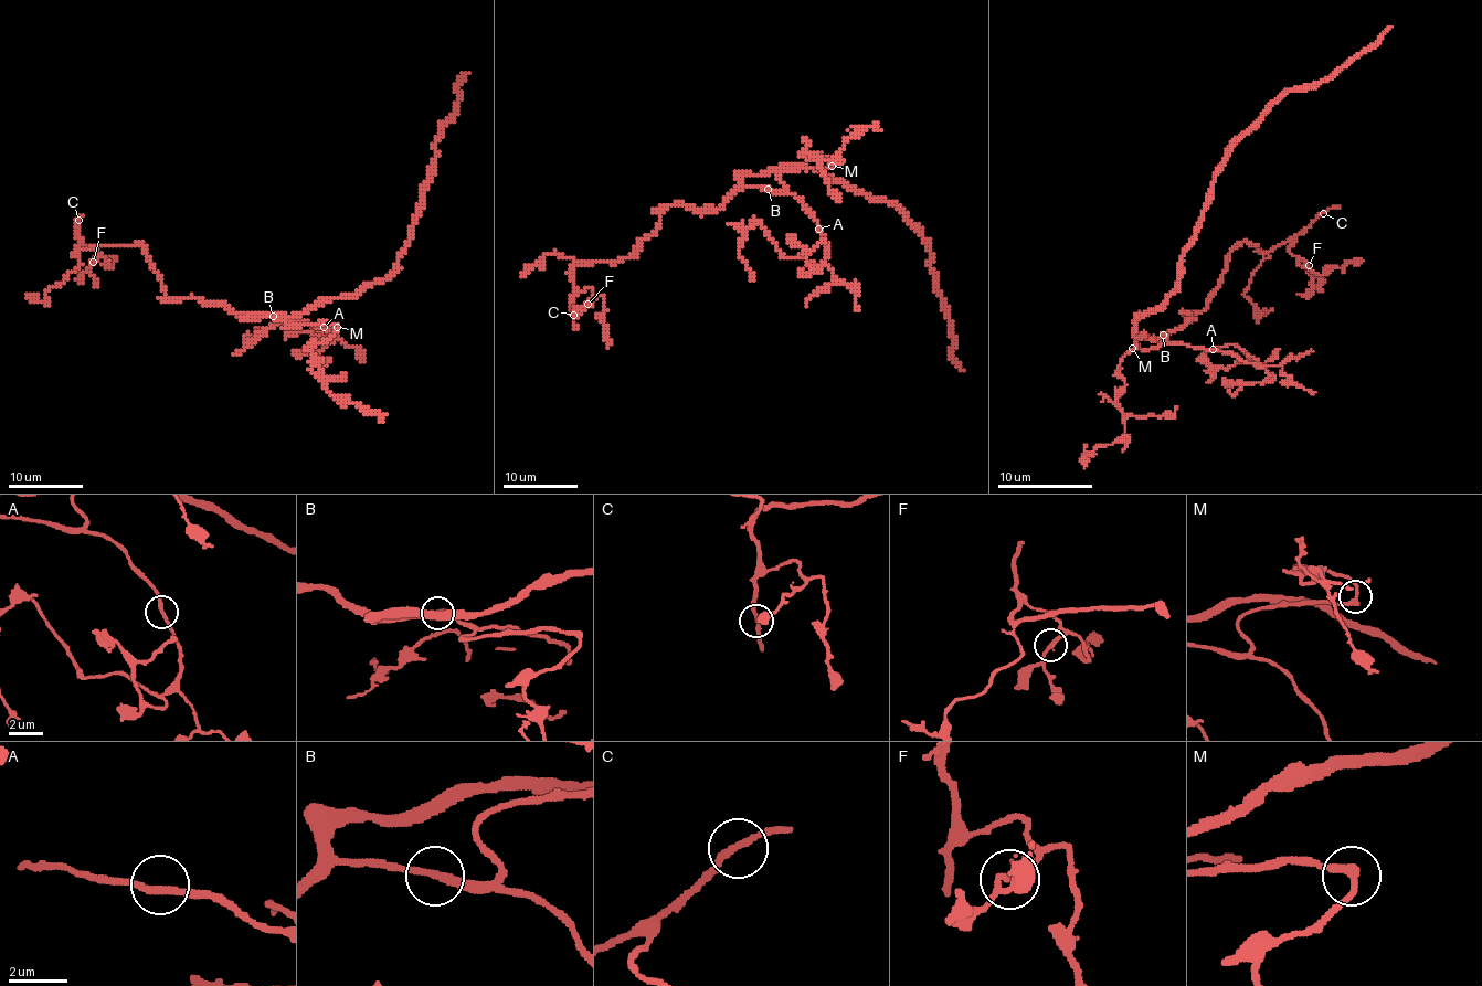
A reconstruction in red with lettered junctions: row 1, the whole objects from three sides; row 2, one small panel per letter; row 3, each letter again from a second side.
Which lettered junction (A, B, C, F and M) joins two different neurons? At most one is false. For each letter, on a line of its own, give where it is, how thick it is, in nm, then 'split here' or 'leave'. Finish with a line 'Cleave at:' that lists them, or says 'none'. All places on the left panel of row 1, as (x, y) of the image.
A: at (324, 327); 220 nm thick; leave
B: at (273, 316); 240 nm thick; leave
C: at (78, 220); 240 nm thick; leave
F: at (93, 262); 220 nm thick; leave
M: at (337, 327); 240 nm thick; leave
Cleave at: none

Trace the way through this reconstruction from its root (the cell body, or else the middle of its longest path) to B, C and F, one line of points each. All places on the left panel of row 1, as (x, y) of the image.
B: (292, 316), (247, 318), (273, 316)
C: (292, 316), (240, 318), (222, 305), (166, 299), (141, 243), (76, 250), (78, 220)
F: (292, 316), (240, 318), (222, 305), (166, 299), (141, 243), (76, 250), (80, 243), (98, 254), (93, 262)

